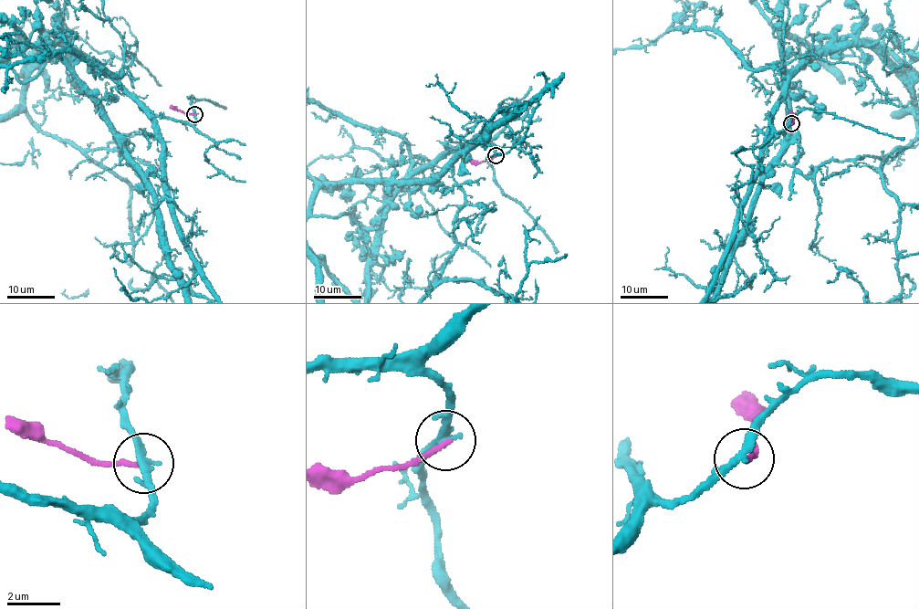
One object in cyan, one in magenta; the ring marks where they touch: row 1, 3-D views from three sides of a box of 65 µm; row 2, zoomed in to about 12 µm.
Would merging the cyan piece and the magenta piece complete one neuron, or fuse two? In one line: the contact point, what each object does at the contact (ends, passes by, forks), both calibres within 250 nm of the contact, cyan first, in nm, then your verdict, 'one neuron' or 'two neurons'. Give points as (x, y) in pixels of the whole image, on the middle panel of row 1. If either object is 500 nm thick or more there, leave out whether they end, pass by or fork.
at (496, 155); cyan passes by; magenta ends there; 280 nm thick on the cyan side, 190 nm on the other; two neurons

